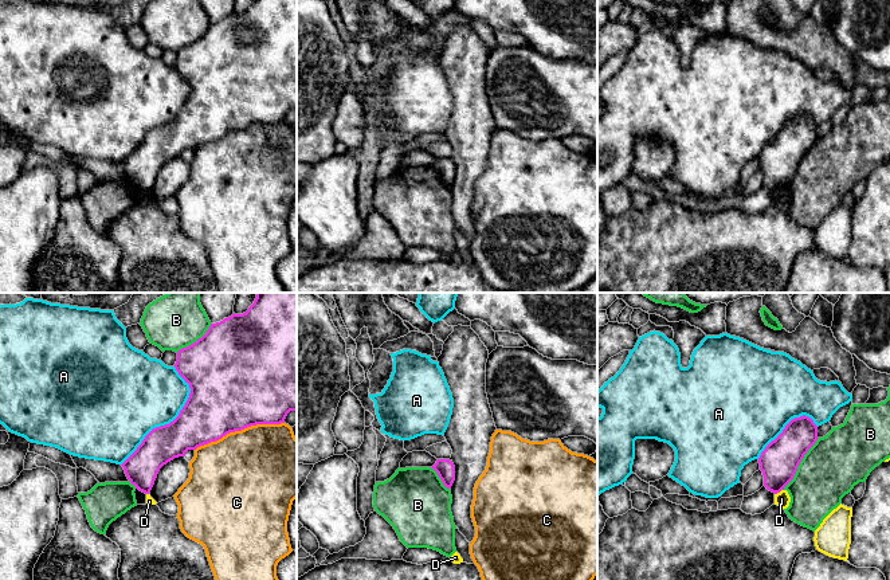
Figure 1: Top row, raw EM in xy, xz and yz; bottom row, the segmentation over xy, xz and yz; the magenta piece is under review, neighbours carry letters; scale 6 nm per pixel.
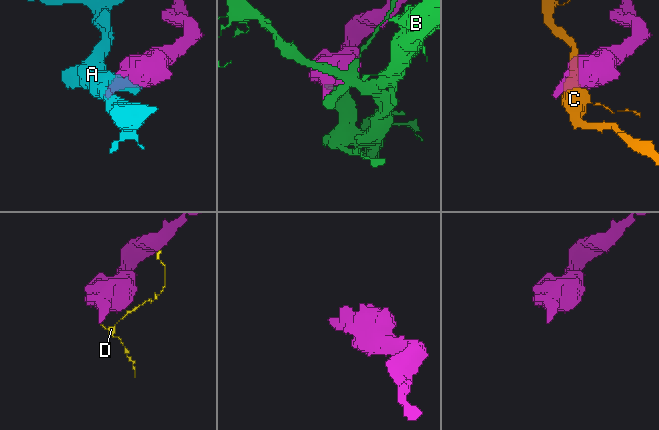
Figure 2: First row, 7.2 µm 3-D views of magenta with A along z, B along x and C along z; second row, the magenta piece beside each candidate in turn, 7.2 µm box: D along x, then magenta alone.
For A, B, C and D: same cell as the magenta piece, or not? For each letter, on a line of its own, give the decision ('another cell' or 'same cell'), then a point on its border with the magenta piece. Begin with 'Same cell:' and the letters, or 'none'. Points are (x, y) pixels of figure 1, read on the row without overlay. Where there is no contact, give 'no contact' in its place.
Same cell: none
A: another cell; contact xy (171, 121)
B: another cell; contact yz (799, 163)
C: another cell; contact xy (239, 129)
D: another cell; contact yz (779, 191)

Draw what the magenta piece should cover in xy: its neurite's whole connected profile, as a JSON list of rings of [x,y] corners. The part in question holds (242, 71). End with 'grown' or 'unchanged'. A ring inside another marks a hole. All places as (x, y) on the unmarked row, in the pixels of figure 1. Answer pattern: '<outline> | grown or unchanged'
[[[254,0],[248,9],[243,13],[232,13],[220,21],[211,23],[207,32],[192,44],[177,51],[175,63],[179,74],[189,83],[189,97],[180,110],[179,115],[169,124],[153,128],[137,146],[137,149],[121,164],[132,184],[140,191],[149,193],[160,168],[168,161],[179,156],[185,156],[188,149],[196,149],[200,145],[216,141],[230,132],[242,130],[256,124],[281,124],[290,110],[297,110],[297,0]]] | unchanged

